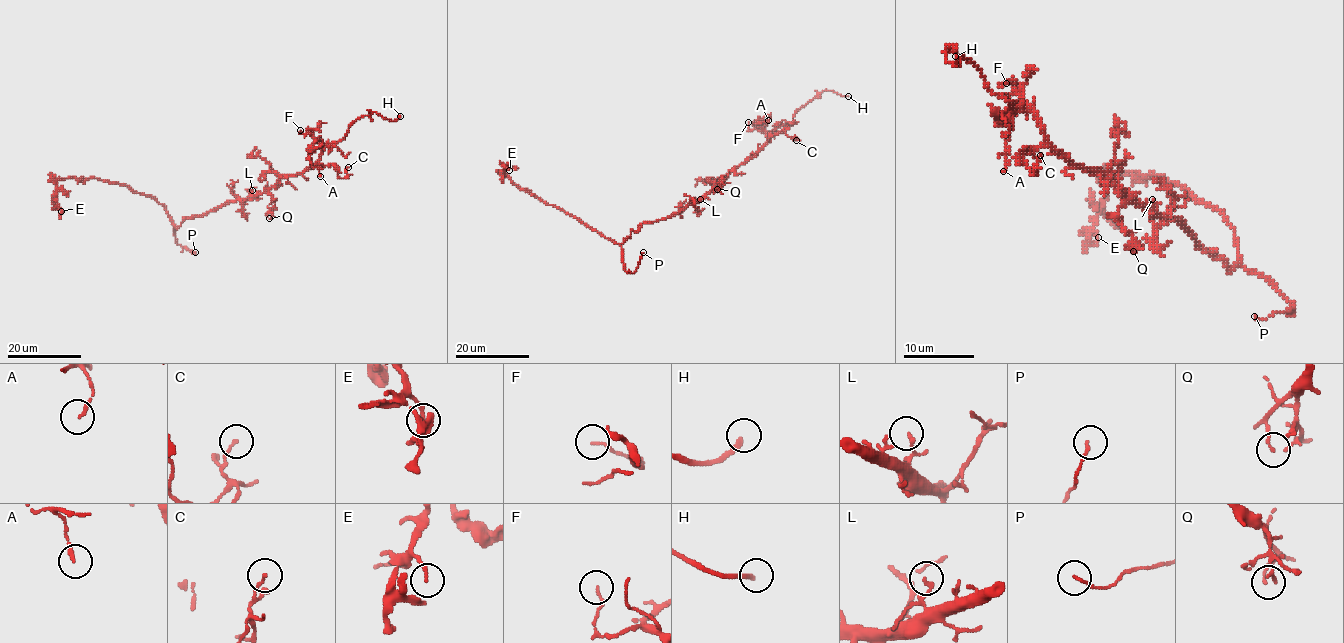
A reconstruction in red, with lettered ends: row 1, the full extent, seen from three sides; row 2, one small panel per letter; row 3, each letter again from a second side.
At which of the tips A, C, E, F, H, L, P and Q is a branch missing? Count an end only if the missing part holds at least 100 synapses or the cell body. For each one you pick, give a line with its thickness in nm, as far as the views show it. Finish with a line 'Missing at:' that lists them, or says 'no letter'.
H: Thickness 240 nm
Missing at: H

